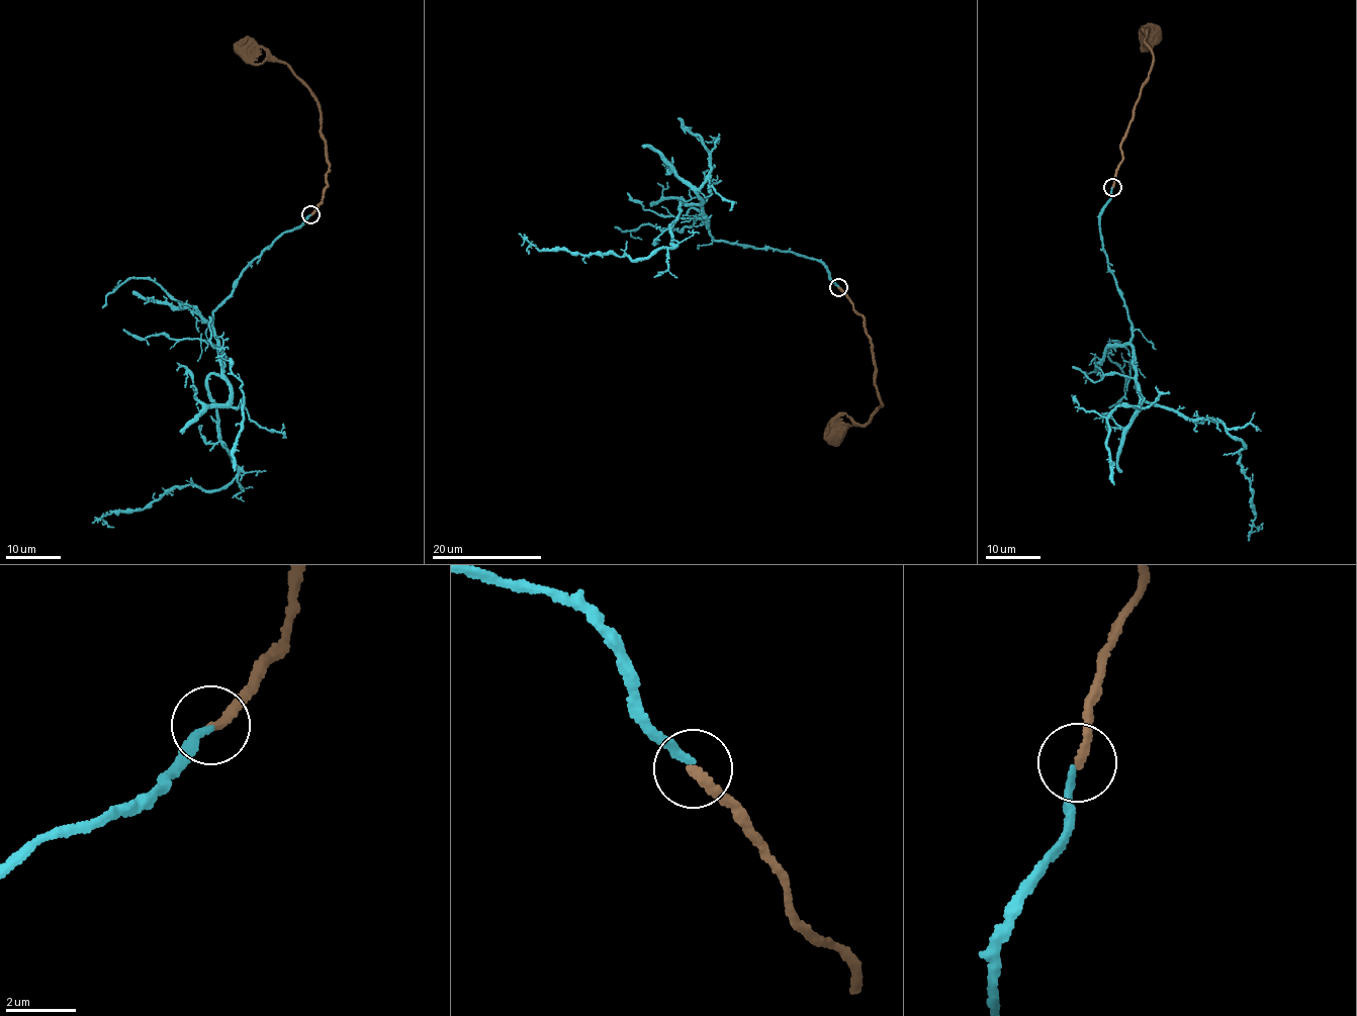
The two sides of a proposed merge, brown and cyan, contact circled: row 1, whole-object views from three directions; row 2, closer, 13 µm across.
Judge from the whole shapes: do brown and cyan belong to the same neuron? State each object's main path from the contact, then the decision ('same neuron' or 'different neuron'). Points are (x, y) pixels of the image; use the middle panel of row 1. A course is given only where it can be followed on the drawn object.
course brown (838, 287), (864, 318), (883, 404), (871, 421), (848, 425), (831, 436); course cyan (838, 286), (815, 259), (713, 239), (697, 204), (681, 206), (671, 247), (645, 258), (533, 246), (528, 254); same neuron

